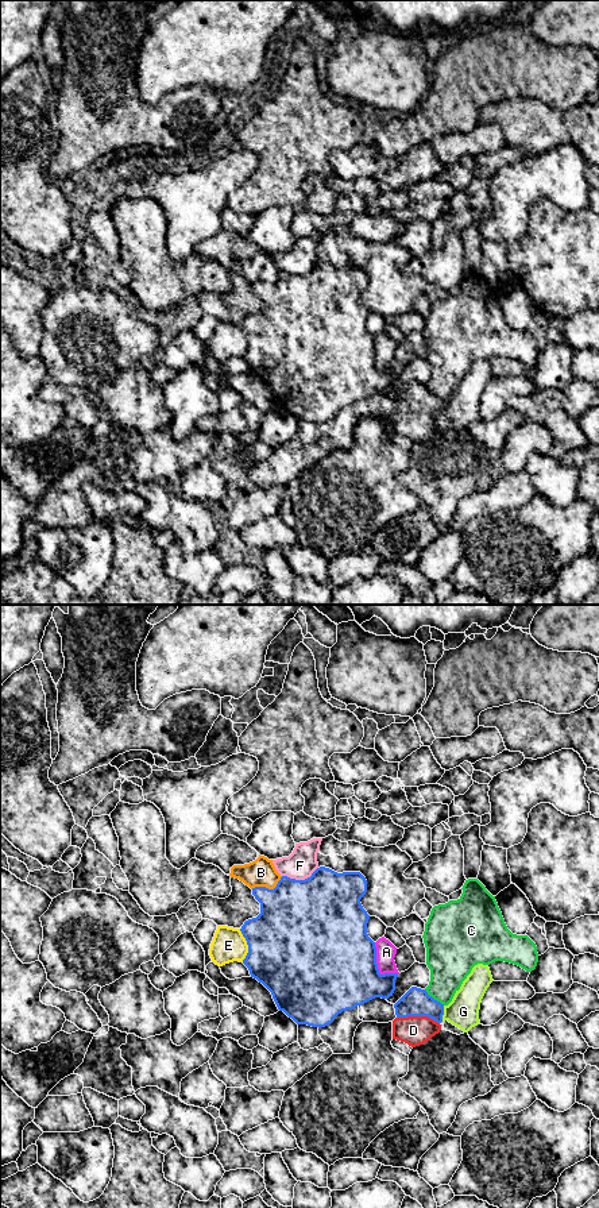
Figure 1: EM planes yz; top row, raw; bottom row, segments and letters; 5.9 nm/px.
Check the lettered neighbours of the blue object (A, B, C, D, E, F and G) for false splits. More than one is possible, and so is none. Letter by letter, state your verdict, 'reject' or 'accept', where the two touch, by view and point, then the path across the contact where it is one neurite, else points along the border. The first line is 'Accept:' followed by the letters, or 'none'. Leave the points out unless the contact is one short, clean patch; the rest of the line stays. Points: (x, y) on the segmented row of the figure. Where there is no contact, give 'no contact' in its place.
Accept: D
A: reject; meets blue in yz at (377, 967); border along yz (374, 942), (378, 971), (381, 973), (397, 973)
B: reject; meets blue in yz at (267, 888)
C: reject; meets blue in yz at (433, 999); border along yz (424, 990), (444, 1004)
D: accept; meets blue in yz at (418, 1015); runs through yz (416, 1002), (418, 1015), (413, 1030)
E: reject; meets blue in yz at (247, 944)
F: reject; meets blue in yz at (300, 880)
G: reject; meets blue in yz at (443, 1014); border along yz (444, 1006), (441, 1021)

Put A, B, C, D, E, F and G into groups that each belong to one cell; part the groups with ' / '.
A / B / C / D / E / F / G

